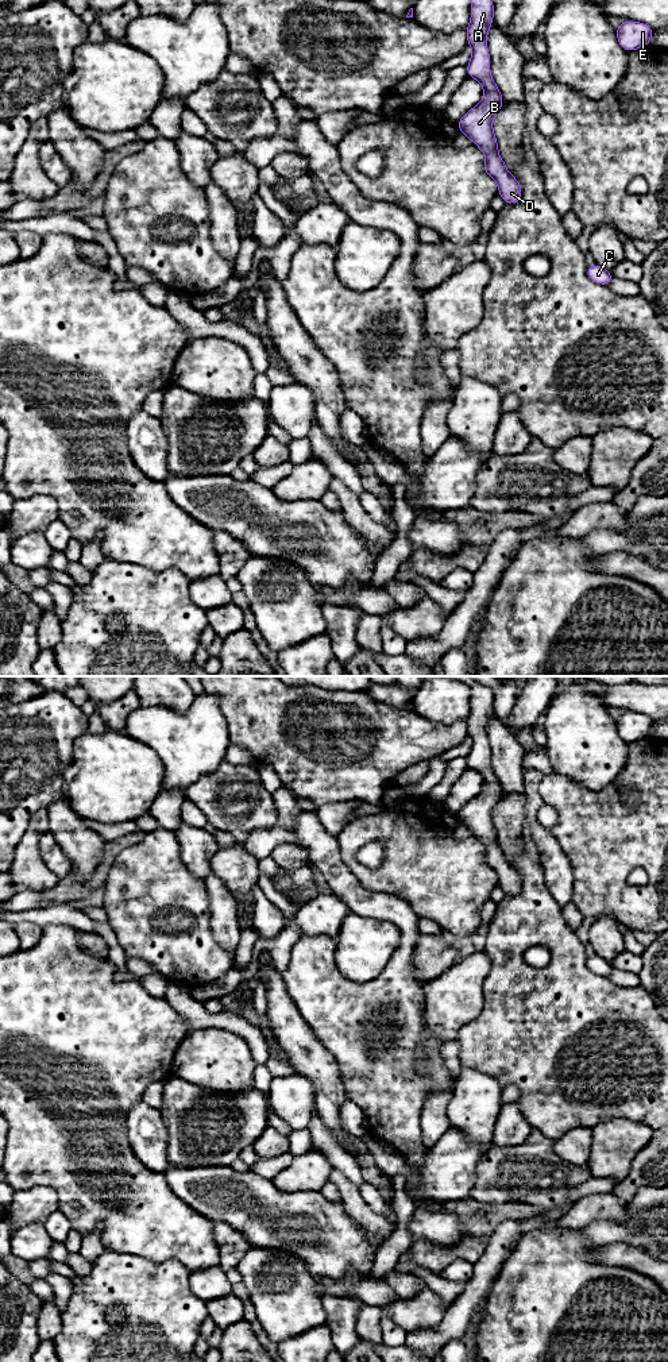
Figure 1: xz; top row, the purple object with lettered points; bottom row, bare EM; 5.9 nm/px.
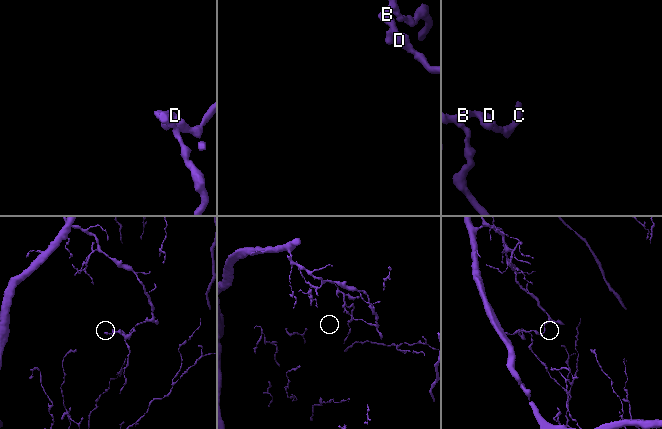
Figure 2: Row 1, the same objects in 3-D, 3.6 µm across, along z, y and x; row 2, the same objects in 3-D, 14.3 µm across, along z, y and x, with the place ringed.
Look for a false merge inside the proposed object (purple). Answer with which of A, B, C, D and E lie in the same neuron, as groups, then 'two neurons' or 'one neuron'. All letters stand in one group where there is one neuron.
A B C D E; one neuron

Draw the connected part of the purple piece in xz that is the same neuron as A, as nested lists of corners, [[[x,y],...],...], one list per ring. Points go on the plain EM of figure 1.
[[[471,676],[451,678],[466,683],[471,691],[471,713],[466,724],[472,746],[466,760],[468,768],[479,772],[484,780],[482,792],[471,799],[456,814],[456,818],[487,848],[483,864],[497,872],[498,884],[505,895],[517,895],[521,891],[522,876],[507,863],[499,848],[498,833],[493,823],[493,809],[503,798],[499,779],[490,765],[490,744],[486,734],[487,724],[494,711],[494,692]]]

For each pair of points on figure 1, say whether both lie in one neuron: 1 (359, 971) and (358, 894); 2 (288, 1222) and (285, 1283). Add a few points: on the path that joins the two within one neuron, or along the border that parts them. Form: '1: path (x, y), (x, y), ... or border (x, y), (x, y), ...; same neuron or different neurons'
1: border (351, 911), (389, 923); different neurons
2: border (255, 1246), (277, 1247), (293, 1253), (311, 1273); different neurons

